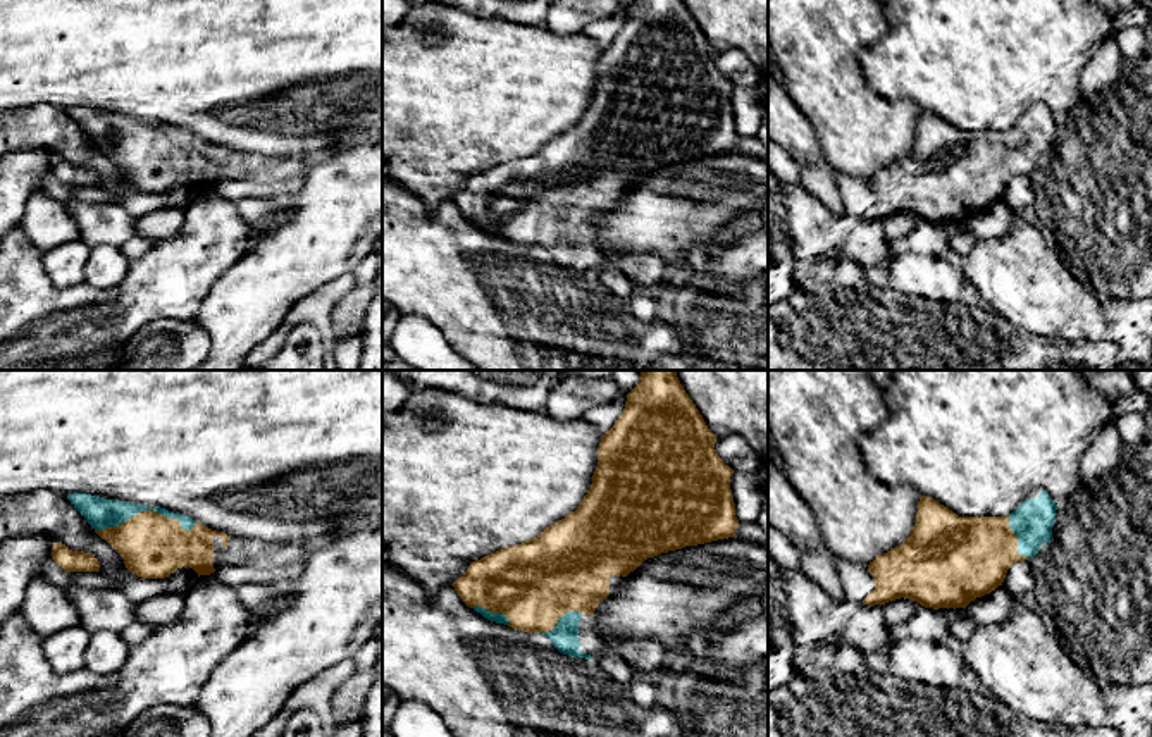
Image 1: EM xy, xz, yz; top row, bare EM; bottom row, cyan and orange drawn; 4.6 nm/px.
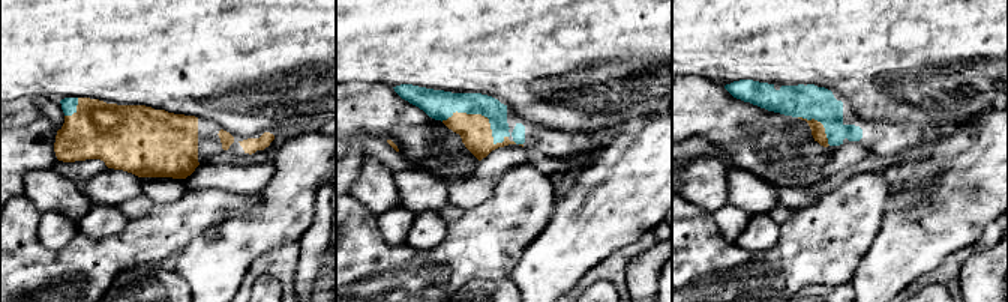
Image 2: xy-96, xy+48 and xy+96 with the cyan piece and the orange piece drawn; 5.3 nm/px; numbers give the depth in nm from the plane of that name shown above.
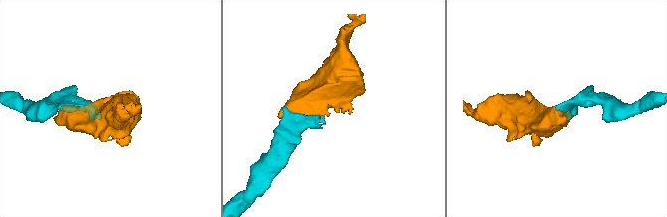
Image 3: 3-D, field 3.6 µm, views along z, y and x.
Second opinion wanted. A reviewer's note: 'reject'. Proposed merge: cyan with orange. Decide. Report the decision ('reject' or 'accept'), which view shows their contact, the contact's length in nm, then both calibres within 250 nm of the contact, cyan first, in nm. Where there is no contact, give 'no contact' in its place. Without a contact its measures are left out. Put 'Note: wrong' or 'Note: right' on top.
Note: wrong
accept | xy | 480 nm | 140/300 nm

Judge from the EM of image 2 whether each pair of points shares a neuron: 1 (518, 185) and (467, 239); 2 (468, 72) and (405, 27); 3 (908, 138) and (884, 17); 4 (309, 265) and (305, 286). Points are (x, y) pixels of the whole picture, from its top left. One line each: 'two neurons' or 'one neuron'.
1: one neuron
2: one neuron
3: two neurons
4: one neuron

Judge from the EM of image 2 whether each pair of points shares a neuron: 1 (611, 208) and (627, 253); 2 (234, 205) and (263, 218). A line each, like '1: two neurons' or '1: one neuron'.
1: two neurons
2: two neurons

